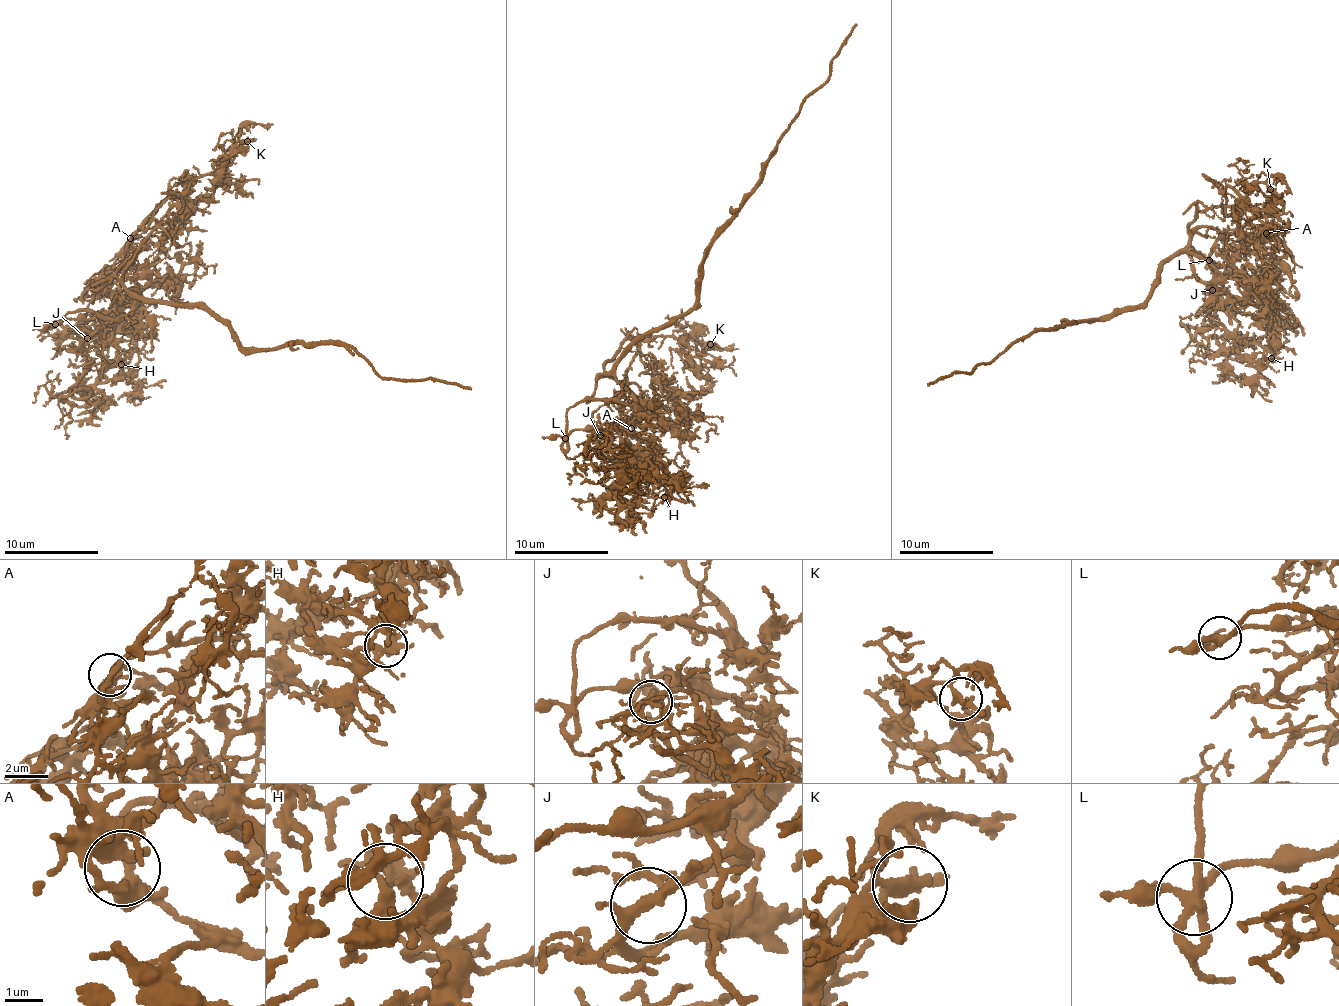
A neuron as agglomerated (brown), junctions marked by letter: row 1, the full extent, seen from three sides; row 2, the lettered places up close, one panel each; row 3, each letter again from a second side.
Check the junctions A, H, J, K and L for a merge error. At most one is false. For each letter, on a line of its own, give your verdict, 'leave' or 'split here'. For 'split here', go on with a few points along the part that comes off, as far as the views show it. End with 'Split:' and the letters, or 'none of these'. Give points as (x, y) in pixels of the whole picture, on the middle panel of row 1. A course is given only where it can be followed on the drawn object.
A: leave
H: leave
J: leave
K: leave
L: leave
Split: none of these

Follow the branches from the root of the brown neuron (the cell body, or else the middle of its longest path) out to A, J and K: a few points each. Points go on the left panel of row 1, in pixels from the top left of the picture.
A: (198, 306), (174, 306), (132, 295), (116, 274), (125, 260), (144, 248), (147, 250), (131, 247), (130, 238)
J: (198, 306), (150, 300), (128, 294), (129, 288), (137, 292), (132, 313), (123, 317), (111, 310), (87, 338)
K: (198, 306), (132, 295), (122, 271), (169, 225), (170, 193), (214, 174), (247, 141)

